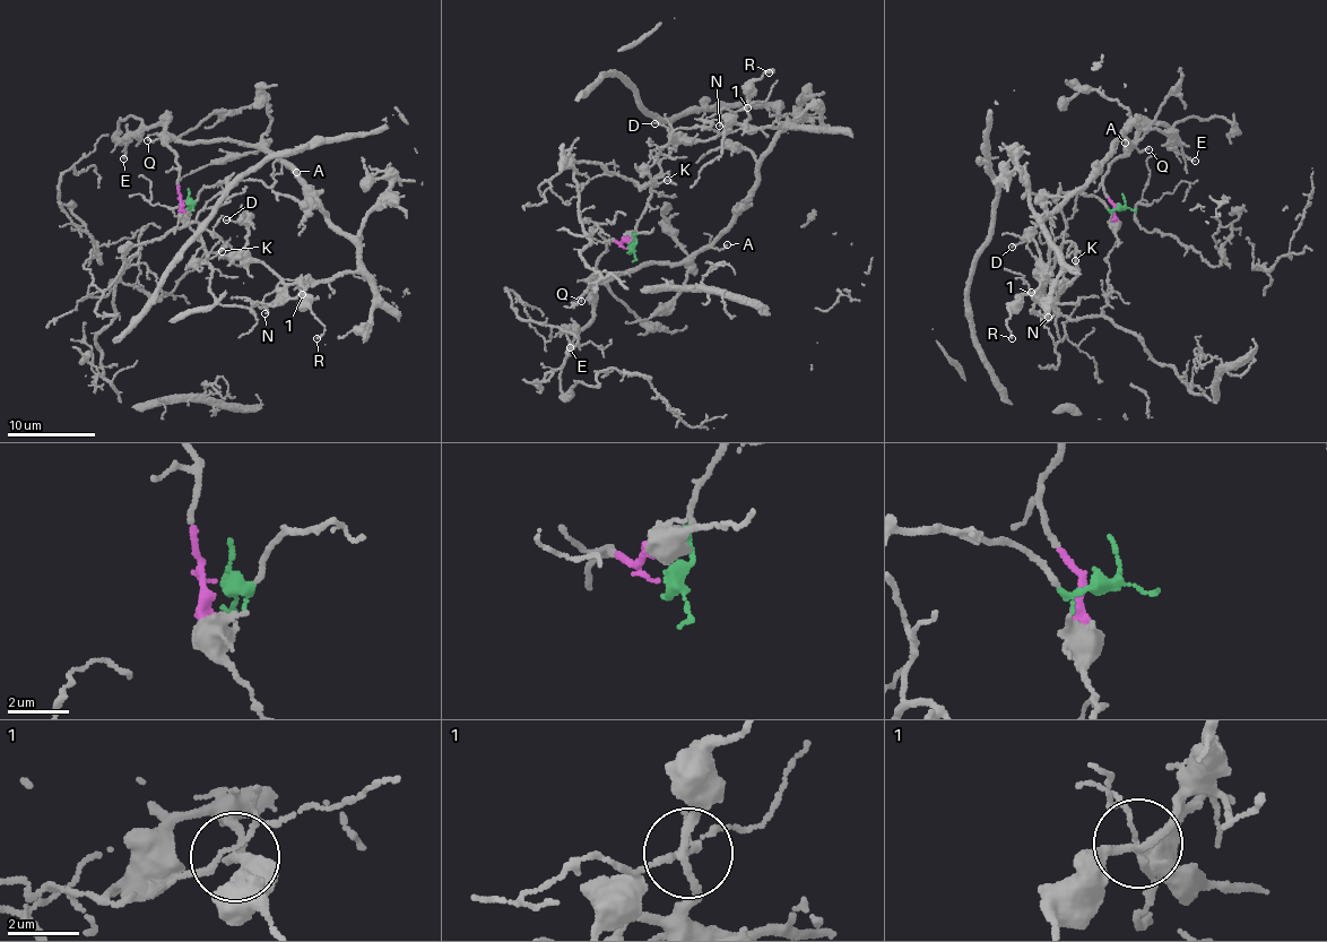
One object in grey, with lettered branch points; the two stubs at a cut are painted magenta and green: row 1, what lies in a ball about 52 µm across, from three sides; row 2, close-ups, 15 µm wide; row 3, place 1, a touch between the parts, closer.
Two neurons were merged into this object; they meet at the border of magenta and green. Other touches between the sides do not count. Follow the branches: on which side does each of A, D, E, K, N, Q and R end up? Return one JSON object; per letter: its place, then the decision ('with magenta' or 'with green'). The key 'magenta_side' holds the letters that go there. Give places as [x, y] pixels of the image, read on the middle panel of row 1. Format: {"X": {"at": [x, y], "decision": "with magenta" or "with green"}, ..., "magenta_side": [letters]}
{"A": {"at": [727, 244], "decision": "with magenta"}, "D": {"at": [655, 123], "decision": "with magenta"}, "E": {"at": [570, 347], "decision": "with magenta"}, "K": {"at": [667, 180], "decision": "with green"}, "N": {"at": [719, 126], "decision": "with green"}, "Q": {"at": [581, 301], "decision": "with magenta"}, "R": {"at": [769, 72], "decision": "with magenta"}, "magenta_side": ["A", "D", "E", "Q", "R"]}

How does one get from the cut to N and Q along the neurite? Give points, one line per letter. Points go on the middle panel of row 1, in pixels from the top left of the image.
N: (629, 249), (653, 180), (633, 182), (641, 189), (652, 183), (649, 165), (676, 129), (712, 121), (718, 126)
Q: (626, 249), (610, 241), (599, 259), (596, 281), (581, 302)

